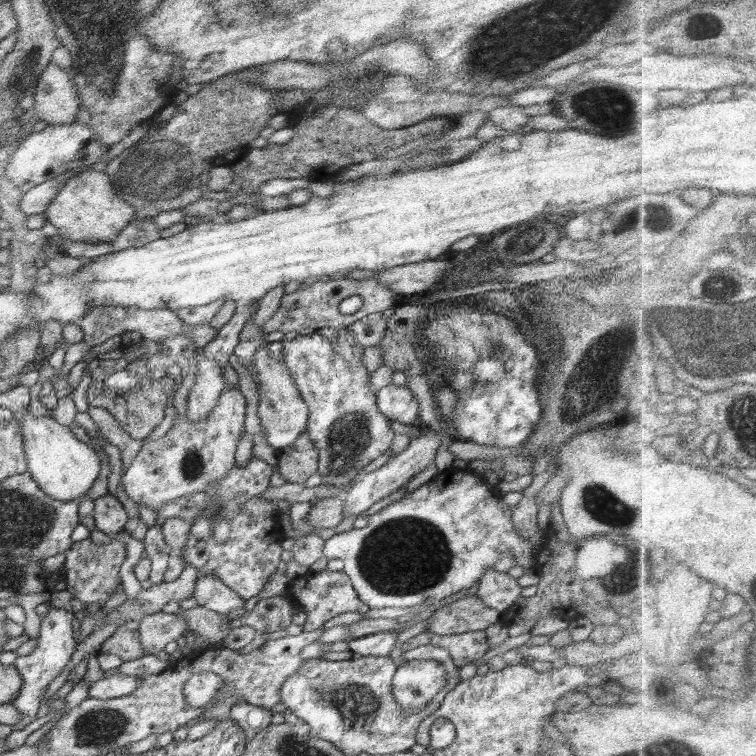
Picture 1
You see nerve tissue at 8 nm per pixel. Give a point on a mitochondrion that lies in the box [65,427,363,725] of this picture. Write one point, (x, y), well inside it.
(210, 532)

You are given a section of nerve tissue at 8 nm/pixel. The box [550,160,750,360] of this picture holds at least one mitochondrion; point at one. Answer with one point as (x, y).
(654, 218)

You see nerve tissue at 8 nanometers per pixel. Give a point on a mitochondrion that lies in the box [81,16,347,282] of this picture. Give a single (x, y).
(157, 173)

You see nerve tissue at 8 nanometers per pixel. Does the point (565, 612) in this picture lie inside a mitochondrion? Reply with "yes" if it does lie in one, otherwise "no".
no

